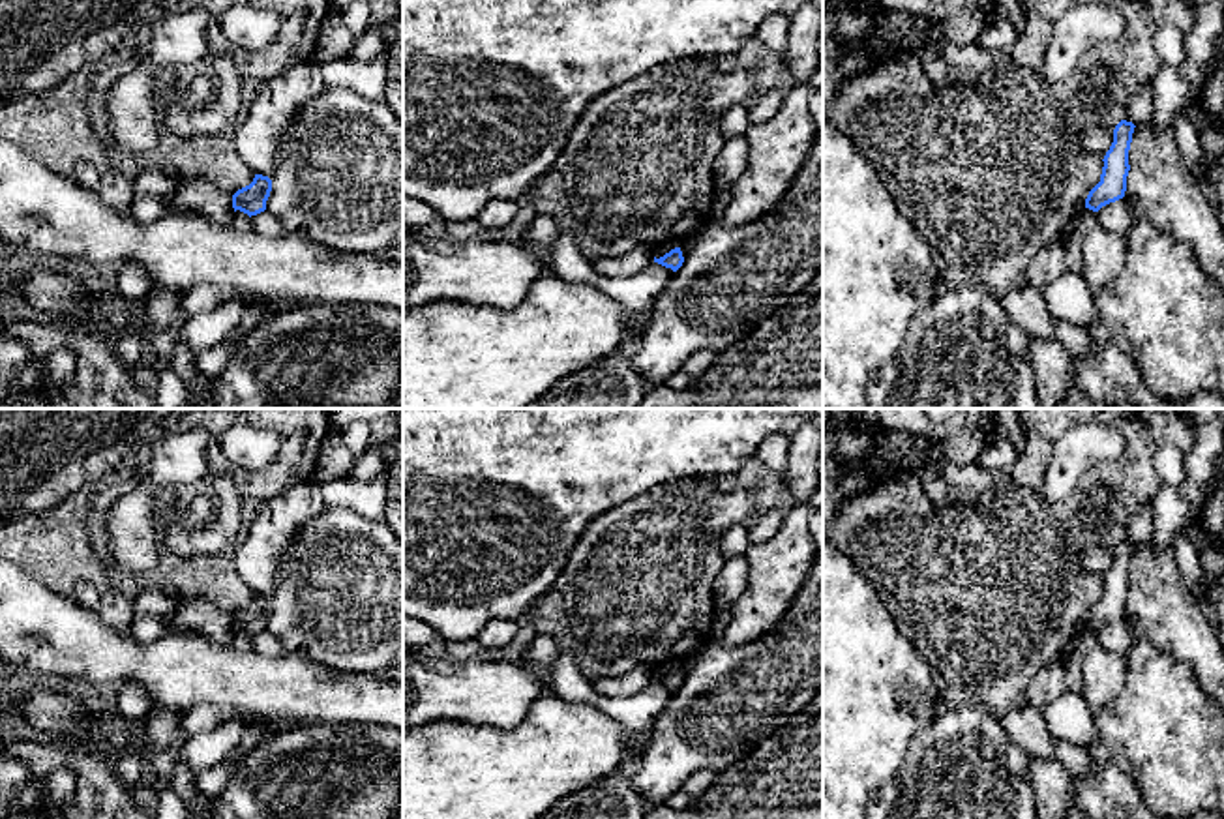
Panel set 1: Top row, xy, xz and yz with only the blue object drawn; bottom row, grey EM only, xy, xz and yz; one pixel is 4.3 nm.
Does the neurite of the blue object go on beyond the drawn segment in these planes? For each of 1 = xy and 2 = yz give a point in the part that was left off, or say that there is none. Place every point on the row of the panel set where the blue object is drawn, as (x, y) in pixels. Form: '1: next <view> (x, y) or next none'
1: next none
2: next none

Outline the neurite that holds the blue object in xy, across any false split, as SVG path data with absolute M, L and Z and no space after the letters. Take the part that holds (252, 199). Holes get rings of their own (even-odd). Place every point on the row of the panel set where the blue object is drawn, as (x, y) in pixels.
M255 174L253 182L232 195L234 212L257 216L266 210L266 201L272 191L272 180L262 174Z

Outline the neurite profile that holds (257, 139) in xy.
M300 62L268 79L257 92L246 120L234 131L234 146L244 163L262 176L272 176L281 137L306 101L326 90L321 64Z

